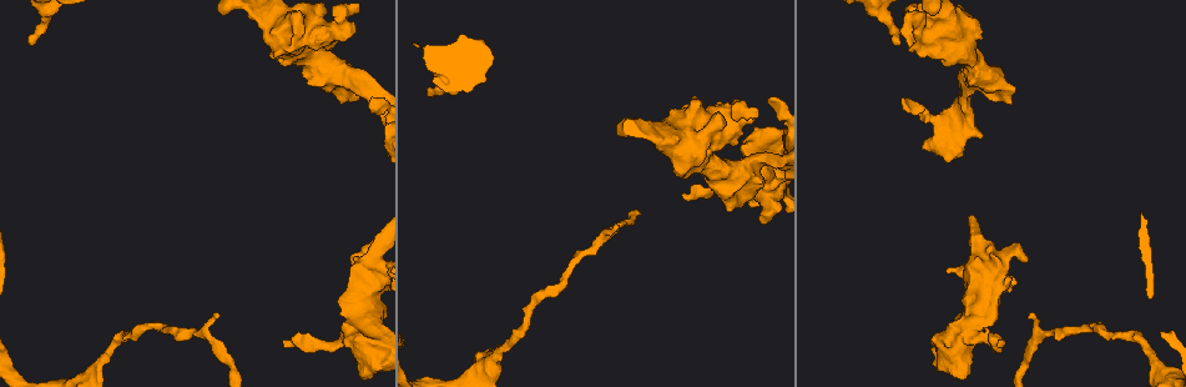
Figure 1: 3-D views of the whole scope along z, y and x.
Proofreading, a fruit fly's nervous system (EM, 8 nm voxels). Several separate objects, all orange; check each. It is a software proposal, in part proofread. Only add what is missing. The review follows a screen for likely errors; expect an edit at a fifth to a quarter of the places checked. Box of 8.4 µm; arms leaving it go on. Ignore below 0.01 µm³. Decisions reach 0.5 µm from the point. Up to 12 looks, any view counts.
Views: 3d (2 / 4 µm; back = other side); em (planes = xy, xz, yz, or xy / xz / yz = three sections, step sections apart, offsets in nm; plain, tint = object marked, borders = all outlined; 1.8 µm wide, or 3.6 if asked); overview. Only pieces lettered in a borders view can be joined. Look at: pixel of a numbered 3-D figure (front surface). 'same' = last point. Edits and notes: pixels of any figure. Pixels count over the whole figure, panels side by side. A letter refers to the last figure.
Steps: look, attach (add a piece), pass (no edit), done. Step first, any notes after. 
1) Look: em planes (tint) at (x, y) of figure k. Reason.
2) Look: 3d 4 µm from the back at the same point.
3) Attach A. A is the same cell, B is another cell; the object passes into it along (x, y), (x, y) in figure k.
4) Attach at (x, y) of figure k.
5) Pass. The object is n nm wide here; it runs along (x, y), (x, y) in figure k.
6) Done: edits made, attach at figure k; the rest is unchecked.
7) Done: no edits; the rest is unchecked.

Look: em 3.6 µm planes (borders) at (686, 104) of figure 1.

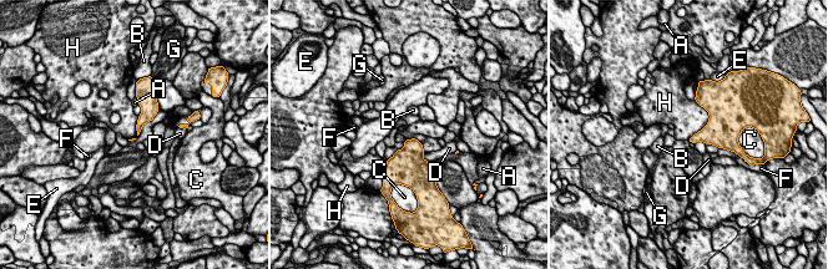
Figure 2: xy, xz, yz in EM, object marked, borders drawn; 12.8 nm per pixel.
Pass. A, B, C, D, E, F, G and H are other cells; no lettered piece goes on from it.

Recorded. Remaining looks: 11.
Look: em planes (borders) at (761, 218) of figure 1. Free end.

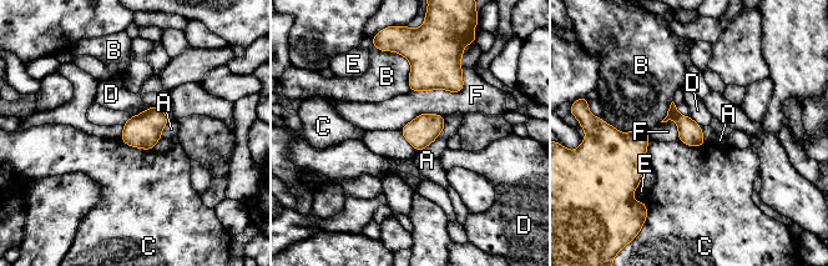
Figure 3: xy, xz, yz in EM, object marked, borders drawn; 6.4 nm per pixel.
Pass. A, B, C, D, E and F are other cells; a border runs along (462, 63), (460, 90), (412, 91) in figure 3; none of them fits.

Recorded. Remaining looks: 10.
Look: 3d 4 µm at (284, 344) of figure 1. Branch stops here.

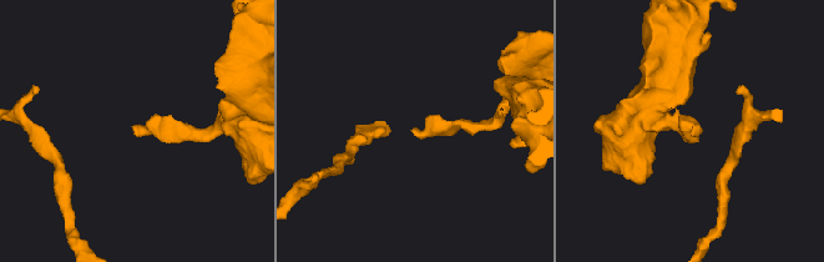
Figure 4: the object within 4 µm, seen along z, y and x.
Look: em planes (borders) at (691, 132) of figure 4. Now the EM.

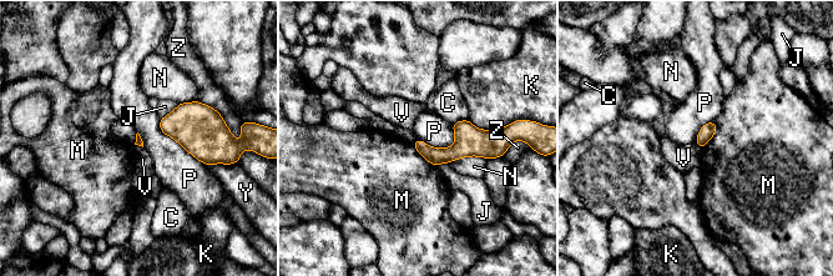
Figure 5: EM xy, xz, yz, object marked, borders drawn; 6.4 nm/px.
Pass. The longest contact is with P, 440 nm; C, J, K, M, N, P, V, Y and Z are other cells; it runs along (493, 134), (450, 154), (417, 144) in figure 5; none of them fits.

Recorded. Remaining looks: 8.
Look: 3d 4 µm at (333, 91) of figure 1. Free end.

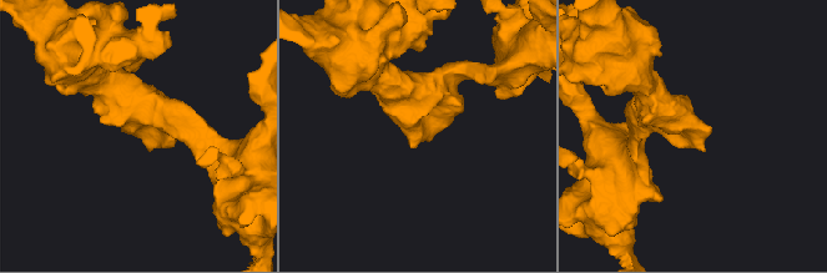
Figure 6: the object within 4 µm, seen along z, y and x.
Look: em planes (borders) at (139, 132) of figure 6.

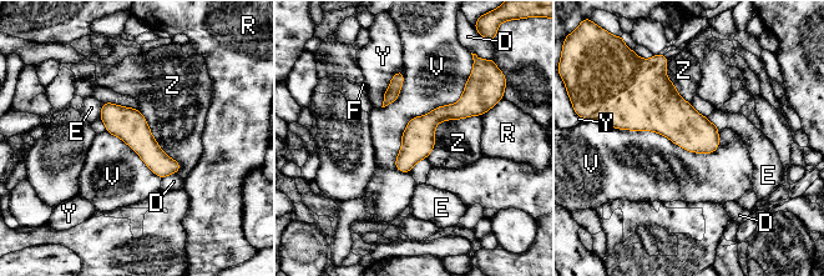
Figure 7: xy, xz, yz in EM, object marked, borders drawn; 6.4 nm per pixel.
Pass. The longest contact is with V, 800 nm; D, E, F, R, V, Y and Z are other cells; none of them fits.

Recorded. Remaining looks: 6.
Look: 3d 4 µm at (32, 43) of figure 1.

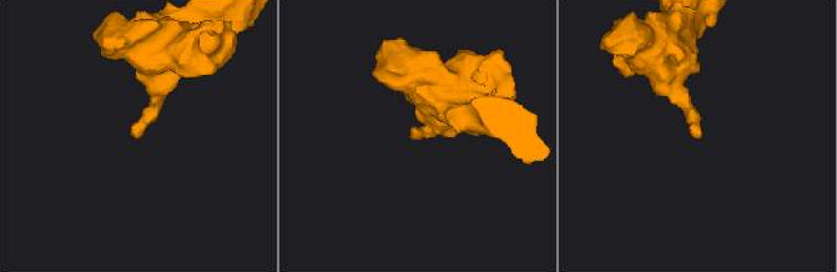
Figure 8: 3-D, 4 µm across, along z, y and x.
Look: em planes (borders) at (137, 137) of figure 8.

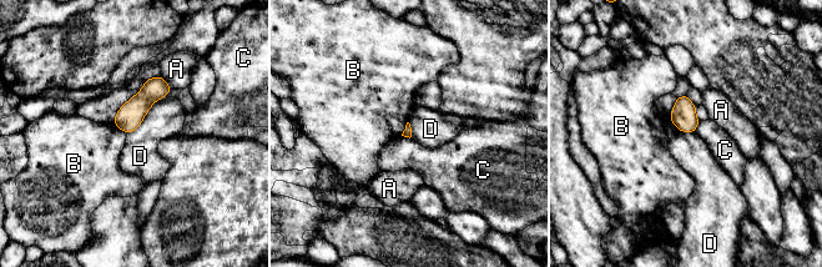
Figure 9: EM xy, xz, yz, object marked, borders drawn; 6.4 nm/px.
Pass. The longest contact is with D, 260 nm; A, B, C and D are other cells; no lettered piece goes on from it.

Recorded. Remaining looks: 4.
Done: no edits; the rest is unchecked.

